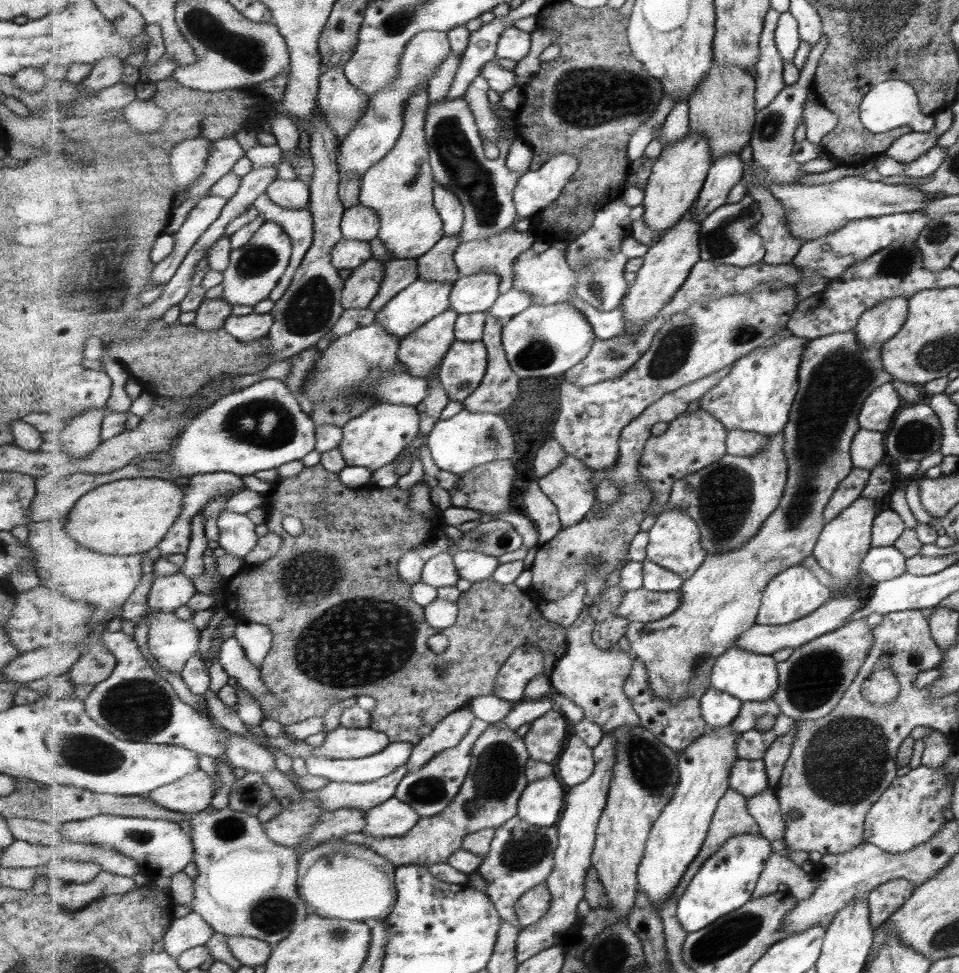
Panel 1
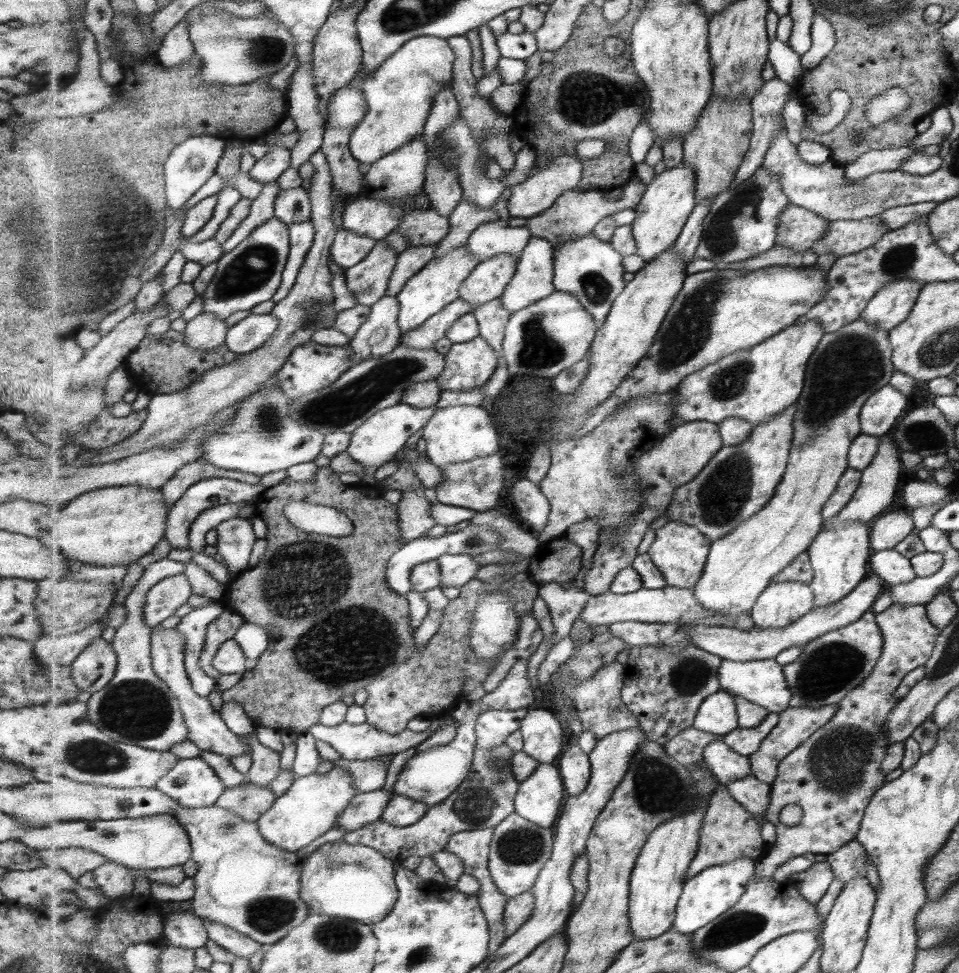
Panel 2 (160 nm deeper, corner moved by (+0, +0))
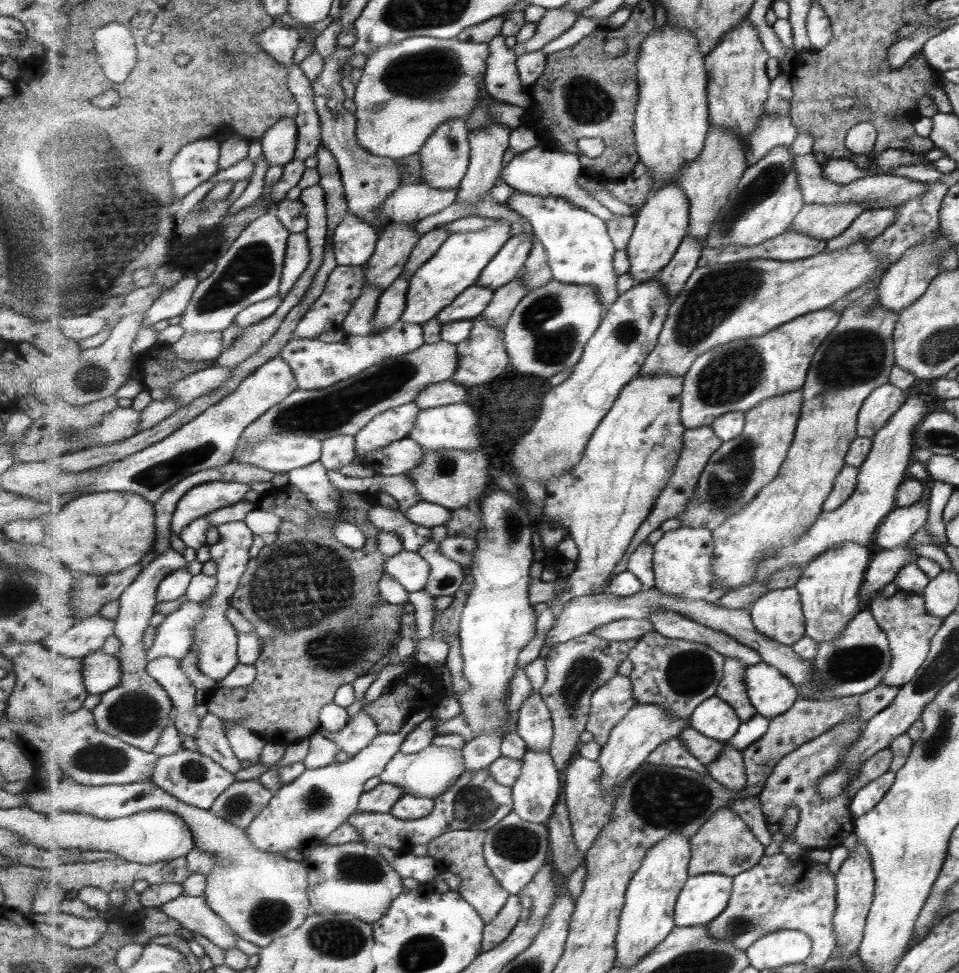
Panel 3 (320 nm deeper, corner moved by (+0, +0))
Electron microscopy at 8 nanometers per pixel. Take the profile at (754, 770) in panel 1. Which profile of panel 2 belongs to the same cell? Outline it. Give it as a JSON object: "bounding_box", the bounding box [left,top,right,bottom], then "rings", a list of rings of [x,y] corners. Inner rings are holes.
{"bounding_box":[703,740,753,784],"rings":[[[714,740],[703,751],[704,762],[722,784],[753,775],[750,756],[739,754],[724,740]]]}

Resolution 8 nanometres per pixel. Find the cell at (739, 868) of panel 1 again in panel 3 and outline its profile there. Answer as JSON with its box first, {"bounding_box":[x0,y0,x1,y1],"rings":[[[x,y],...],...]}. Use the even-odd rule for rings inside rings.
{"bounding_box":[676,872,734,927],"rings":[[[718,872],[688,879],[676,904],[676,927],[707,926],[726,911],[734,892],[734,875]]]}

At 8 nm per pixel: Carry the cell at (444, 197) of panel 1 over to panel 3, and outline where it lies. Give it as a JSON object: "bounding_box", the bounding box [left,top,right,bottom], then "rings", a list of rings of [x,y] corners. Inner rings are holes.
{"bounding_box":[419,118,470,190],"rings":[[[455,118],[444,122],[423,145],[419,154],[422,160],[424,182],[439,190],[459,189],[470,167],[470,128],[466,119]]]}

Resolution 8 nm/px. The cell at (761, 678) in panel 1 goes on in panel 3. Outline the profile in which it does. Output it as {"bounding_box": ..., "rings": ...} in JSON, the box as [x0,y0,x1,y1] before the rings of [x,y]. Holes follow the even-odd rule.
{"bounding_box":[746,661,799,720],"rings":[[[763,661],[748,665],[746,685],[757,713],[769,720],[790,711],[799,697],[790,677]]]}

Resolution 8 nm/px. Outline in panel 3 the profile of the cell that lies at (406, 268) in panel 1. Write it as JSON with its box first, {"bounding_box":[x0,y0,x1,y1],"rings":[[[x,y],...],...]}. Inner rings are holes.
{"bounding_box":[404,227,451,278],"rings":[[[437,227],[431,232],[427,232],[414,248],[409,262],[404,268],[404,274],[411,278],[435,253],[442,247],[442,244],[450,238],[451,232],[445,227]]]}

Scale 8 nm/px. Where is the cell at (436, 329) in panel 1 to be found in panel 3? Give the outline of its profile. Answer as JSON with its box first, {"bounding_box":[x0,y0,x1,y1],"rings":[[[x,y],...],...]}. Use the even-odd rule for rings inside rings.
{"bounding_box":[437,283,495,324],"rings":[[[475,283],[463,291],[449,307],[445,307],[437,318],[442,324],[458,320],[469,320],[478,317],[490,306],[495,293],[492,288]]]}

